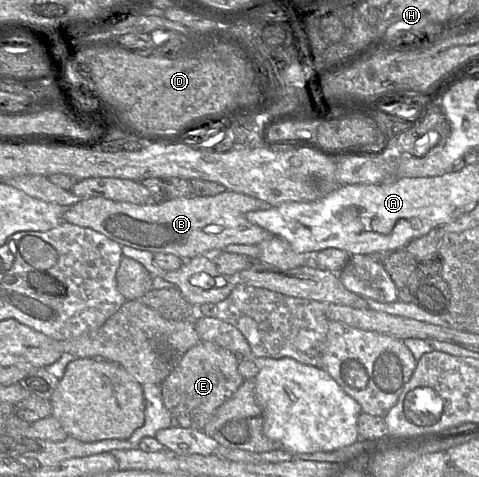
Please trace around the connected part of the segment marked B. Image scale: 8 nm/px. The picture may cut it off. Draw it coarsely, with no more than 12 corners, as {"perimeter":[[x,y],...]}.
{"perimeter":[[226,190],[138,205],[93,197],[63,221],[183,260],[274,235]]}

